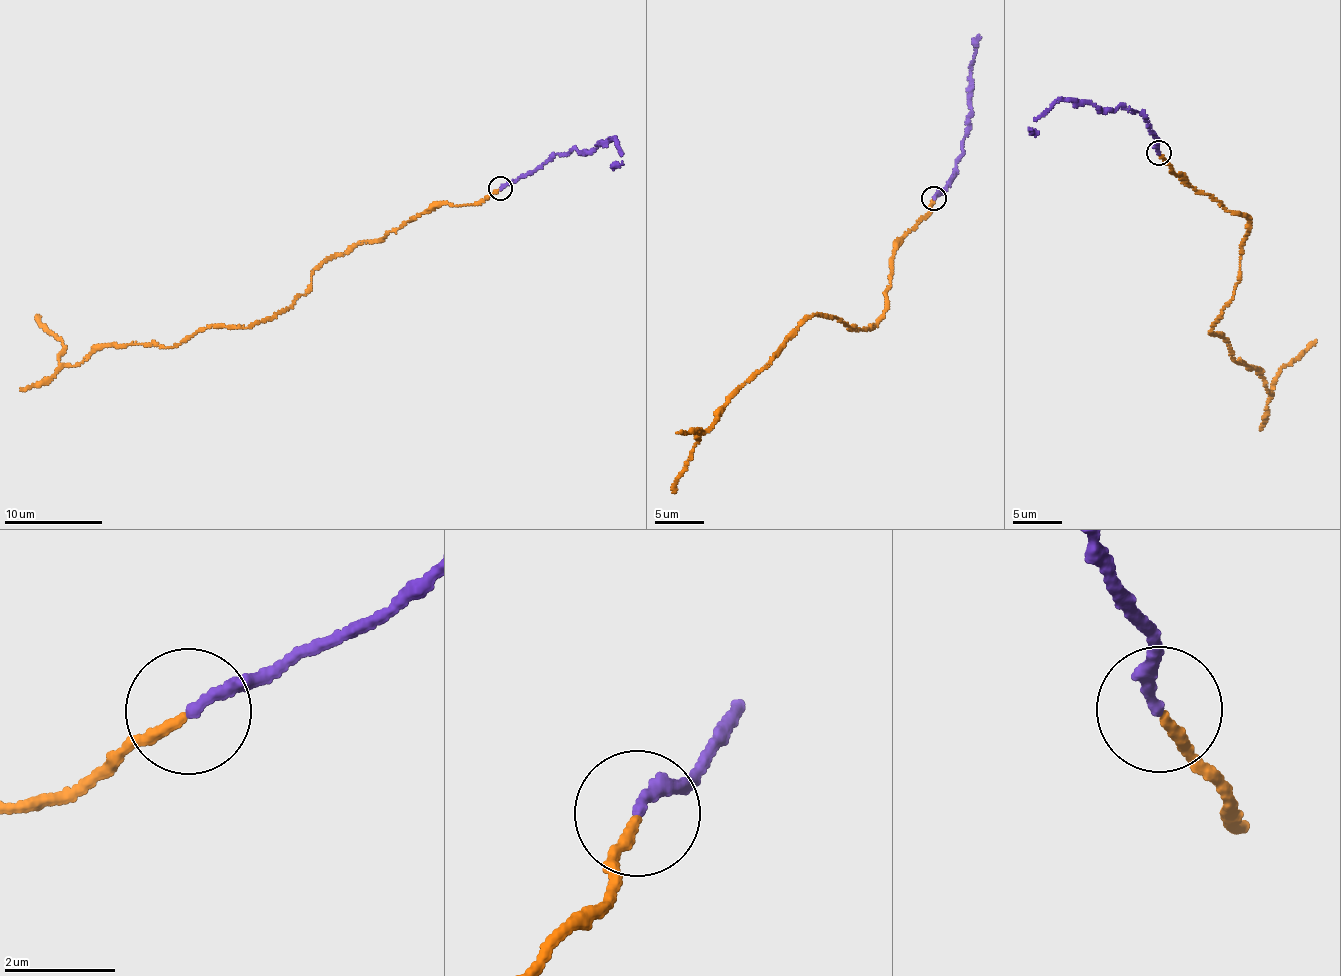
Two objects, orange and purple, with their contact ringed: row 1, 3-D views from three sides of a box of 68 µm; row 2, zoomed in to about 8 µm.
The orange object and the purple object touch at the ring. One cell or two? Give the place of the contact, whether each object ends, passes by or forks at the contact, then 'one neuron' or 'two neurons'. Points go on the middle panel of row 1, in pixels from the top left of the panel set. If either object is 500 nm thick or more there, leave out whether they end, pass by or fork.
at (934, 198); orange ends there; purple ends there; one neuron

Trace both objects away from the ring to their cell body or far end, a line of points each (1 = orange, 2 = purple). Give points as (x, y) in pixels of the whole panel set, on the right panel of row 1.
1: (1160, 152), (1248, 218), (1238, 282), (1211, 333), (1234, 361), (1259, 371), (1270, 394), (1316, 340)
2: (1160, 152), (1143, 115), (1121, 106), (1098, 110), (1095, 104), (1060, 98), (1029, 128), (1037, 134)

